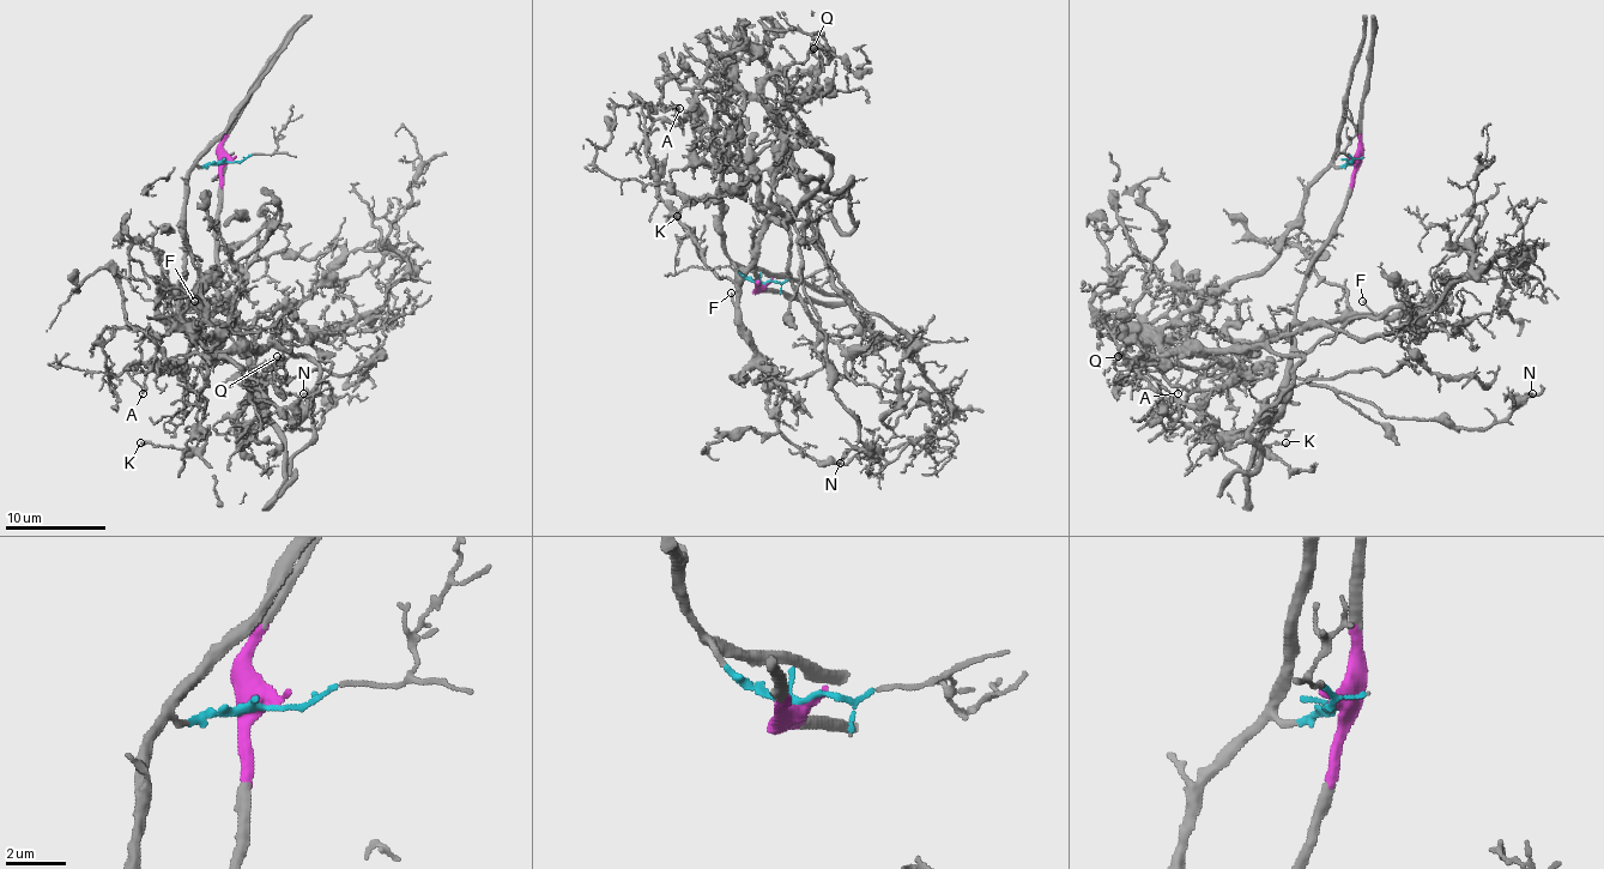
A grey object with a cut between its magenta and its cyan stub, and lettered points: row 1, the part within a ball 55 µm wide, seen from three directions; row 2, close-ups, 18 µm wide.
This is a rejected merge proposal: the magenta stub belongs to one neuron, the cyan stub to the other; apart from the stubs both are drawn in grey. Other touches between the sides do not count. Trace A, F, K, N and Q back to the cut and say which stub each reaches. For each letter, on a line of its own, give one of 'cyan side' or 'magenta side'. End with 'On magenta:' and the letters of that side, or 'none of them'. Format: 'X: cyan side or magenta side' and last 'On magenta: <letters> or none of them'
A: cyan side
F: magenta side
K: magenta side
N: magenta side
Q: cyan side
On magenta: F, K, N

